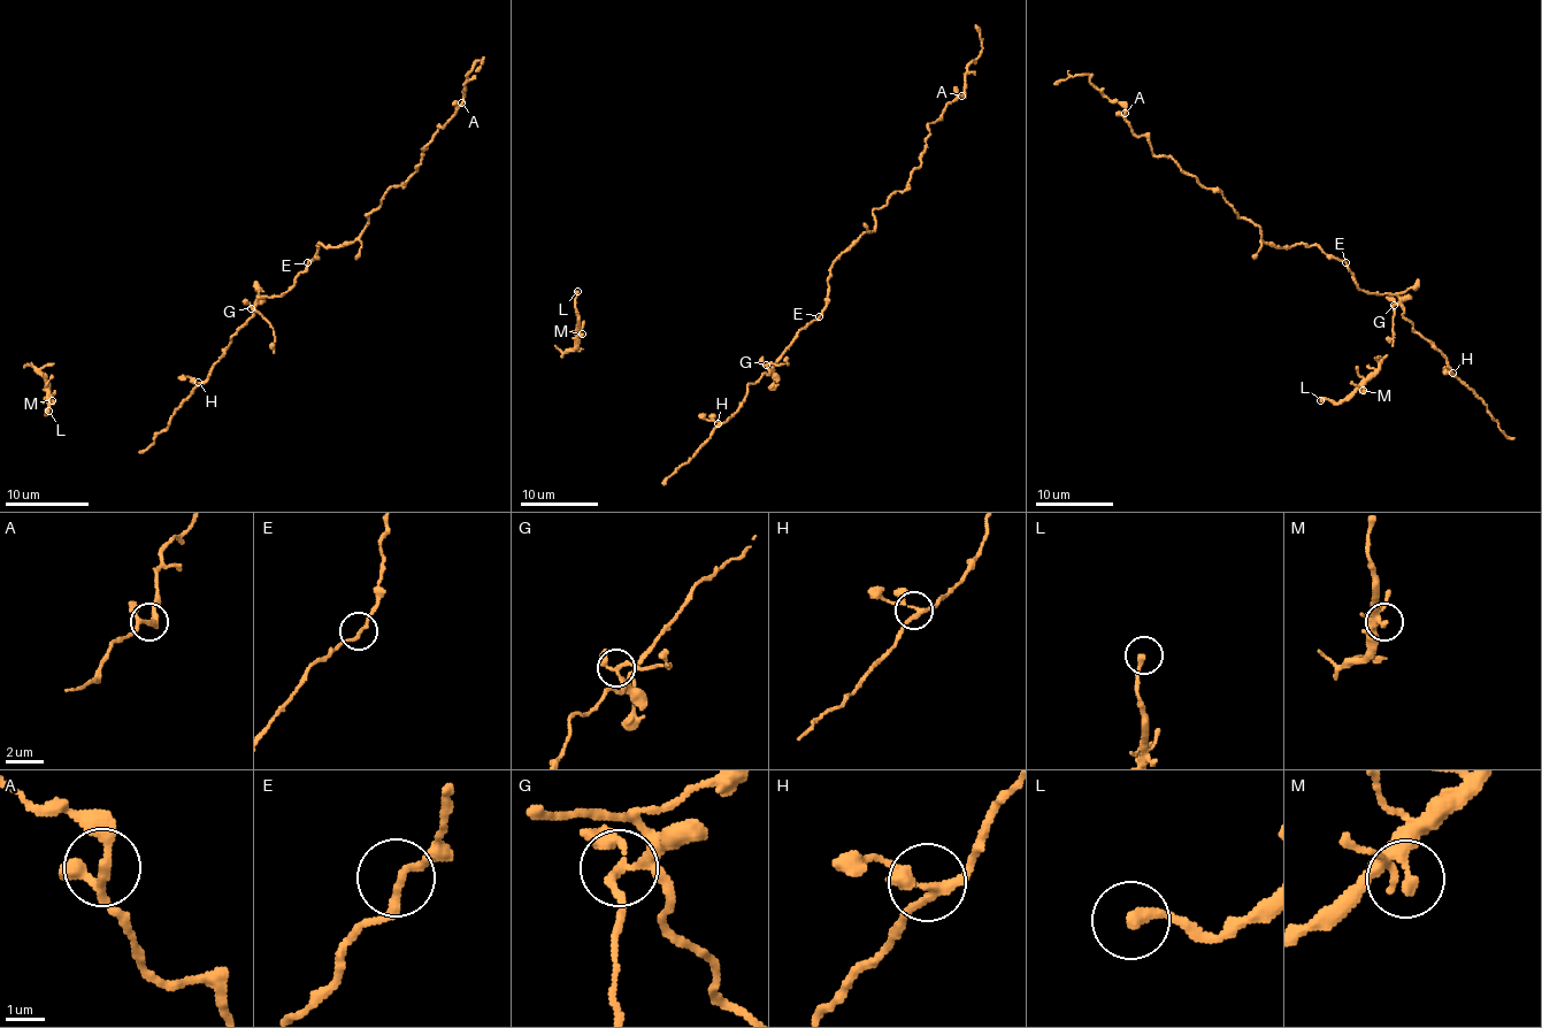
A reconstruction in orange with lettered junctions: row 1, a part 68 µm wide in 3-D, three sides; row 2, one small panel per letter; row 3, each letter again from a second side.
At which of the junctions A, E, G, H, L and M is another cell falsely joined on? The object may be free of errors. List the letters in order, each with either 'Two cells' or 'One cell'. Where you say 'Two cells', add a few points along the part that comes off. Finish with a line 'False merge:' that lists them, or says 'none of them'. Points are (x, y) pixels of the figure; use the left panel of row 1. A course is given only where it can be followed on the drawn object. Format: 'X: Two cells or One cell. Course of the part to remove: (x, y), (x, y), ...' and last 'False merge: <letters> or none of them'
A: One cell
E: One cell
G: Two cells. Course of the part to remove: (251, 308), (274, 329), (274, 352)
H: One cell
L: One cell
M: One cell
False merge: G

